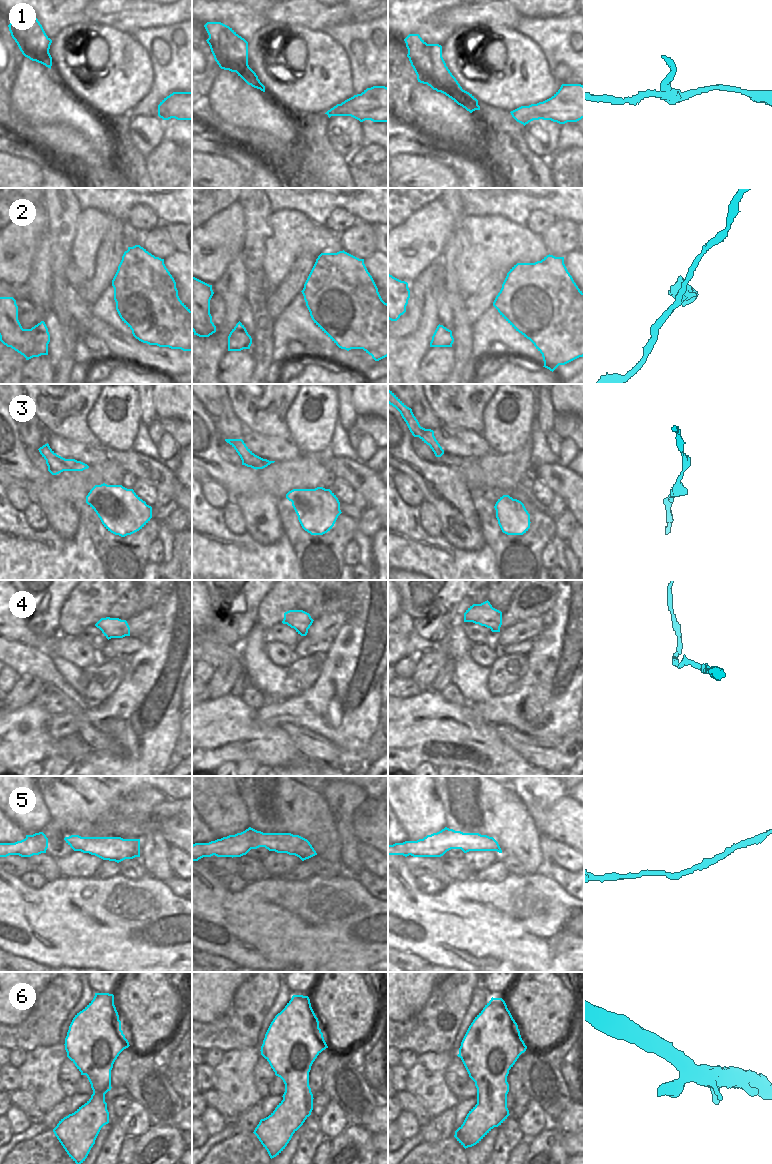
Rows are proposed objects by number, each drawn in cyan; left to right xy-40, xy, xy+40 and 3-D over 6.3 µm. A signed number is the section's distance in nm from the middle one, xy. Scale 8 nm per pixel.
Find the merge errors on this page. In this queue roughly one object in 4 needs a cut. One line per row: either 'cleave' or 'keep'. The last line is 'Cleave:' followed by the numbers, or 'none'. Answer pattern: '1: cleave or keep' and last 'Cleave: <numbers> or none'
1: cleave
2: keep
3: keep
4: cleave
5: keep
6: keep
Cleave: 1, 4

